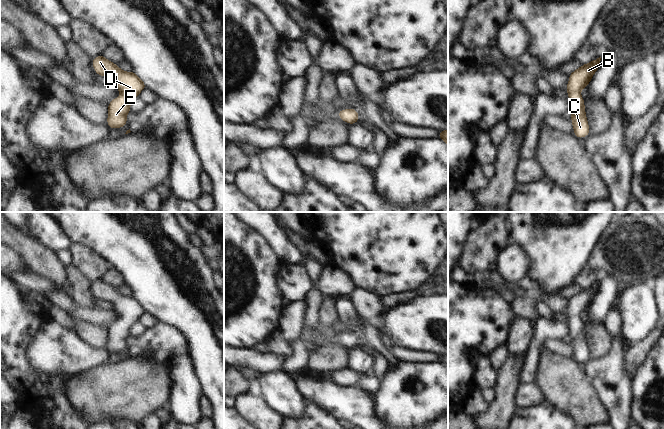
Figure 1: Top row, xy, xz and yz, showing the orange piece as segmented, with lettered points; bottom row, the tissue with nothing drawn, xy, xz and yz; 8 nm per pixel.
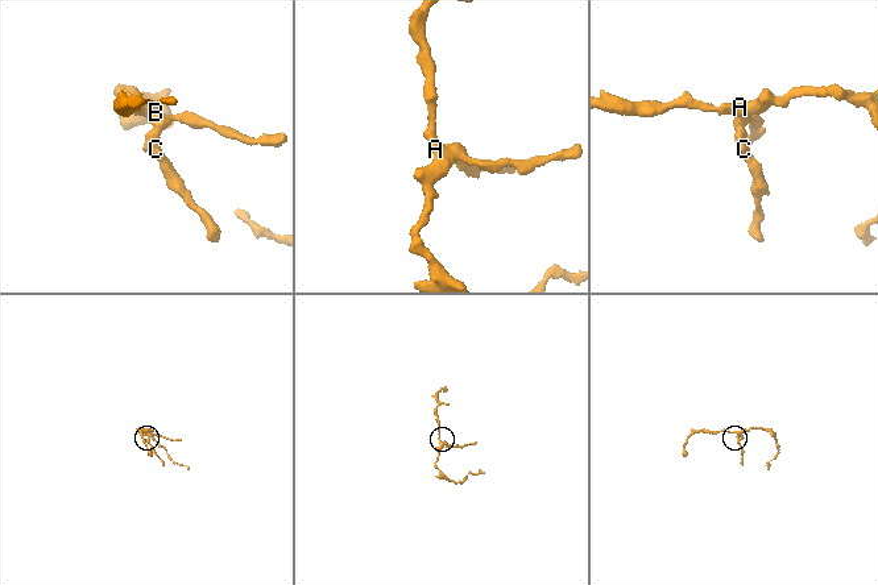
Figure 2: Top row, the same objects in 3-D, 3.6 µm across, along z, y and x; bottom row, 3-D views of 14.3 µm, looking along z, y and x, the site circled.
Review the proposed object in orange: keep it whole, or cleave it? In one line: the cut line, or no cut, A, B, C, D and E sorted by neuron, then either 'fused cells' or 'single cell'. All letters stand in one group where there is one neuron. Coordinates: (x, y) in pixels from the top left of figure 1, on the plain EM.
cut none; groups A B C D E; single cell

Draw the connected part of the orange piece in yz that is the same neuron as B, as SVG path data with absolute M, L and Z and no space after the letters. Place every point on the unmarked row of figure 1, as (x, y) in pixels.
M601 281L572 296L566 314L569 318L569 336L572 338L571 346L574 350L574 359L582 362L590 358L586 336L584 333L585 324L581 322L580 315L587 311L592 300L600 289Z

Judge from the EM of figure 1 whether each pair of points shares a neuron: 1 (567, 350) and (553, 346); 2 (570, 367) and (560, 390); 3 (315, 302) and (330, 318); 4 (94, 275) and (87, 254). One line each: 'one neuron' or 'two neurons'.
1: one neuron
2: one neuron
3: two neurons
4: one neuron

